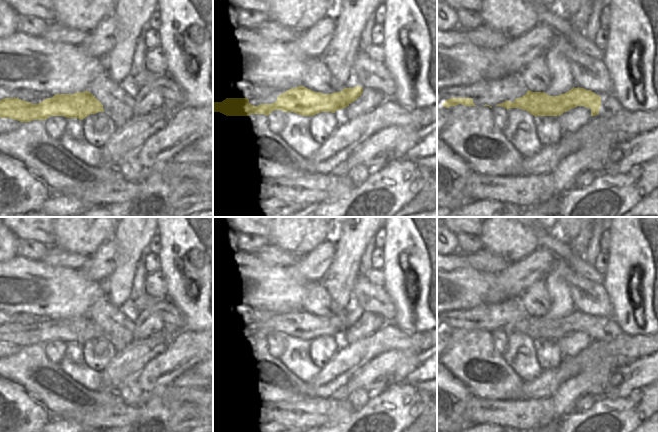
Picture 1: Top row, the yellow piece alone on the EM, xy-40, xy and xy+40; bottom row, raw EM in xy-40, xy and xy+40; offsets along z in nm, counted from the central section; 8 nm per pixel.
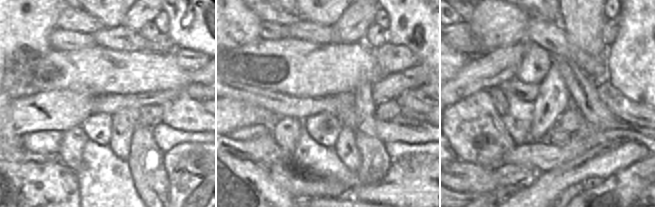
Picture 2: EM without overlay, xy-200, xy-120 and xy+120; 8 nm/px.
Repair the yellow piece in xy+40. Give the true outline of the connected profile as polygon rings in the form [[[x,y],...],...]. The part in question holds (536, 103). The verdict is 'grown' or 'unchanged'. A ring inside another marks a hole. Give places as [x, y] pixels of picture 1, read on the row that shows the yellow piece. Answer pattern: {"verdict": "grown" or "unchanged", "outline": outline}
{"verdict": "grown", "outline": [[[572,88],[564,94],[558,96],[550,96],[545,92],[532,92],[530,90],[520,97],[516,98],[514,102],[506,100],[502,104],[497,104],[496,106],[502,106],[507,110],[510,108],[520,108],[526,110],[530,114],[536,116],[560,116],[564,112],[575,108],[577,106],[584,106],[591,109],[591,116],[596,116],[598,114],[602,116],[608,116],[610,114],[616,114],[620,112],[623,107],[619,100],[613,95],[606,92],[598,92],[595,94],[591,90],[586,90],[584,88]]]}

